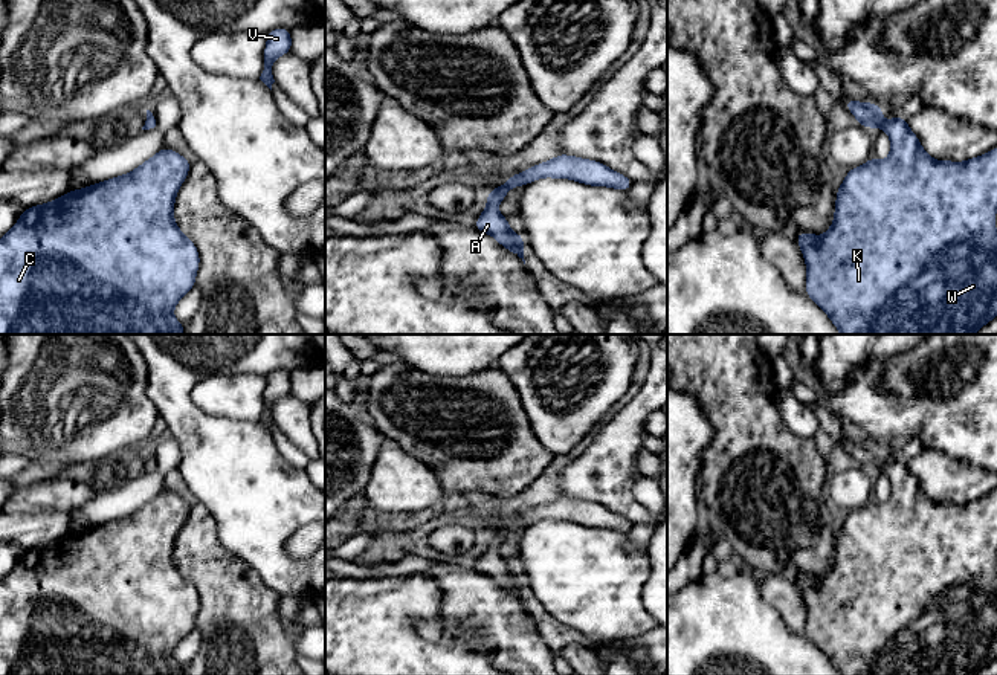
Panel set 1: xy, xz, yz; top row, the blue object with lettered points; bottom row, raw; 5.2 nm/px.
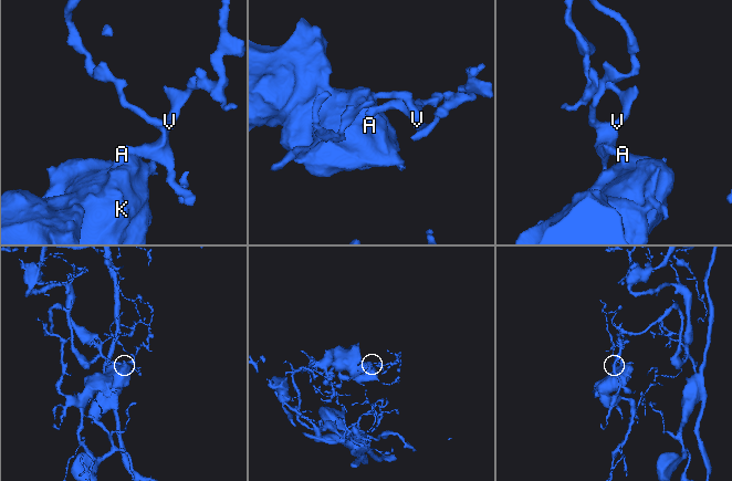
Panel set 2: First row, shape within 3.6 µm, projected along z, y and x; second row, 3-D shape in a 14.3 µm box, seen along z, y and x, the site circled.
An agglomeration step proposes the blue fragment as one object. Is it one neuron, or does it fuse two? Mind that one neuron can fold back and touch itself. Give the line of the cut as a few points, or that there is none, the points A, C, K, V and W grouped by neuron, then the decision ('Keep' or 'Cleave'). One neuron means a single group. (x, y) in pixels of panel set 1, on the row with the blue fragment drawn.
No split. Groups: A C K V W. Keep

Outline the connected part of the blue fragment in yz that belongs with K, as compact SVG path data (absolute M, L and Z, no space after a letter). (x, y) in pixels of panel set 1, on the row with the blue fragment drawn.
M844 101L846 108L866 128L882 128L890 137L890 154L886 160L870 157L864 165L847 171L837 189L832 226L821 235L799 232L795 243L806 261L806 295L829 316L840 334L974 334L997 316L997 147L963 162L934 160L908 128L907 119L895 116L882 121L882 107L873 102Z

